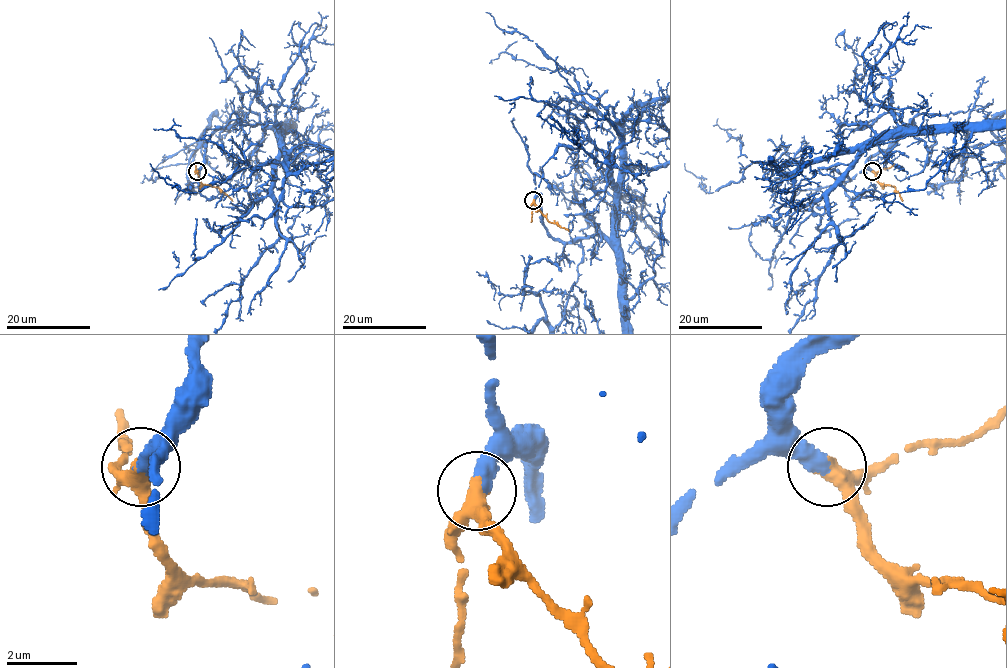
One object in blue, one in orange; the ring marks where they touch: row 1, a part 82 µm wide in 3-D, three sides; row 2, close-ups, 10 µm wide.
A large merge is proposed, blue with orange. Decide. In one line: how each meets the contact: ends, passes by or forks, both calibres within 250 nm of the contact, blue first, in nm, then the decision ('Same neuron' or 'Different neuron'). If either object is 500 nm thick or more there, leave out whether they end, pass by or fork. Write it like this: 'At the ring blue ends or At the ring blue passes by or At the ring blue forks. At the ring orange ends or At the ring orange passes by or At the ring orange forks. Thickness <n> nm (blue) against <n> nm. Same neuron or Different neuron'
At the ring blue ends. At the ring orange passes by. Thickness 480 nm (blue) against 360 nm. Same neuron

